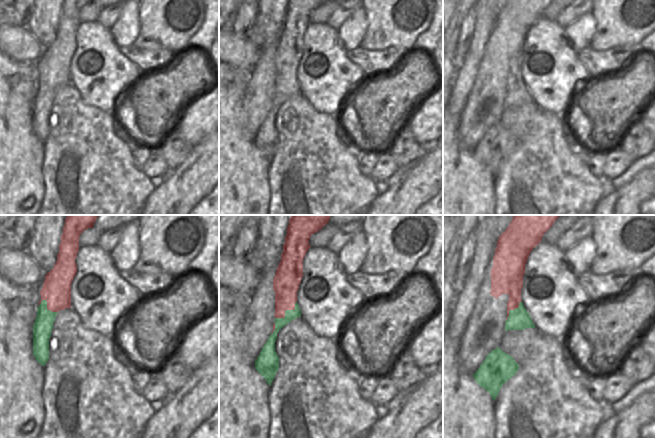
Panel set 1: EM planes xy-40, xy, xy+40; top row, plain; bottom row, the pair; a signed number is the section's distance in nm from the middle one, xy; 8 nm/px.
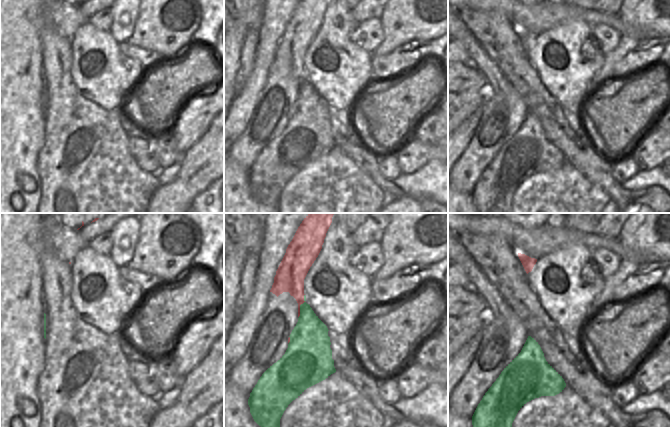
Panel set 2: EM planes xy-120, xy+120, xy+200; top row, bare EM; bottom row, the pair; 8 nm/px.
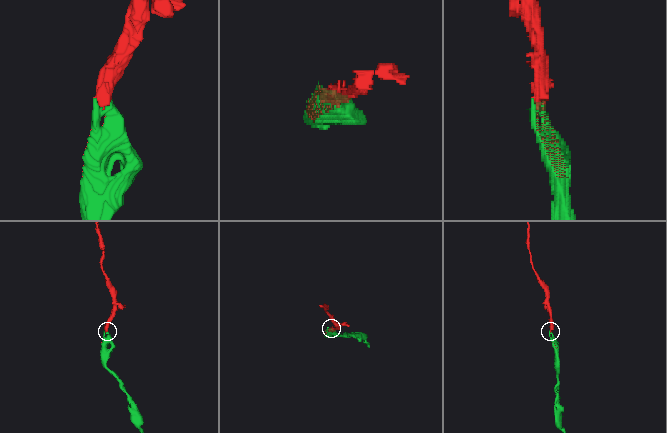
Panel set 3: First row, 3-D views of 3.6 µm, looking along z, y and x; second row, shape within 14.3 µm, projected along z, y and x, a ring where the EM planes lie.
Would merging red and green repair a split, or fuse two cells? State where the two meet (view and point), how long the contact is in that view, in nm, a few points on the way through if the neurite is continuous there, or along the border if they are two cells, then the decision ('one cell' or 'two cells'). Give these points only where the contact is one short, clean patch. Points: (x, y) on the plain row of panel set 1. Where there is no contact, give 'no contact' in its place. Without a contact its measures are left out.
xy (286, 85) | 220 nm | two cells

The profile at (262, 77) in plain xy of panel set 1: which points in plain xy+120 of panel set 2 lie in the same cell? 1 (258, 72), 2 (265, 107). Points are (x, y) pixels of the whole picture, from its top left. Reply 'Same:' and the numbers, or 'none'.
Same: 2

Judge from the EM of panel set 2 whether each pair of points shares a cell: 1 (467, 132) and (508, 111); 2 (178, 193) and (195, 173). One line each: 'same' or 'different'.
1: different
2: same

